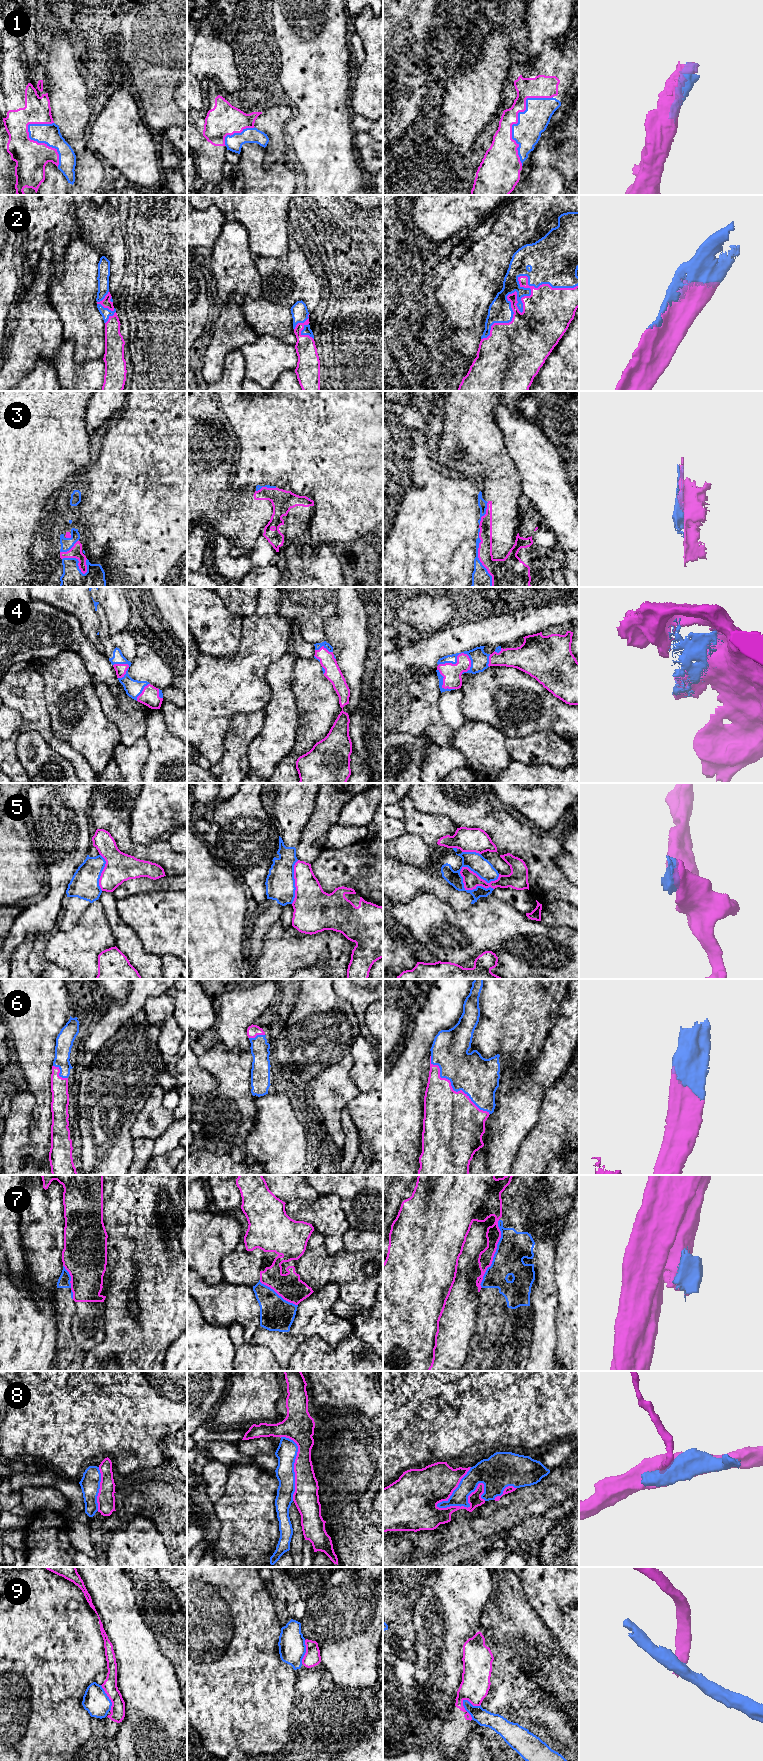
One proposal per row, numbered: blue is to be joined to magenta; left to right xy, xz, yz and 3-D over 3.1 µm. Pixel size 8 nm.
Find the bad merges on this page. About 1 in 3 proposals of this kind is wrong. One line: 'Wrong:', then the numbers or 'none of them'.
Wrong: 5, 7, 8, 9

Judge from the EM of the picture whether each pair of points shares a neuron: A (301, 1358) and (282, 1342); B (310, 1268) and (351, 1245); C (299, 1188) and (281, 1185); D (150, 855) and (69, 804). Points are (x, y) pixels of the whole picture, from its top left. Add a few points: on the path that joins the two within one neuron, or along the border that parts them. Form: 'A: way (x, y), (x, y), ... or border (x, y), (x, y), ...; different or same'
A: border (305, 1338), (289, 1360); different
B: border (368, 1249), (362, 1252), (348, 1252), (344, 1250); different
C: way (295, 1187), (285, 1185); same
D: border (90, 805), (89, 820); different

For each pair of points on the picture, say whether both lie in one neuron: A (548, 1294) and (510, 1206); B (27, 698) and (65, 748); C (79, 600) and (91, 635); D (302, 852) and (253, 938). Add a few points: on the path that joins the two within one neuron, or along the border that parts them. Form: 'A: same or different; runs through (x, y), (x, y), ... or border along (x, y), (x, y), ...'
A: different; border along (535, 1242), (532, 1258)
B: same; runs through (33, 711), (35, 717), (52, 739)
C: same; runs through (83, 609), (90, 622), (90, 626)
D: different; border along (301, 836), (296, 847), (297, 859)

